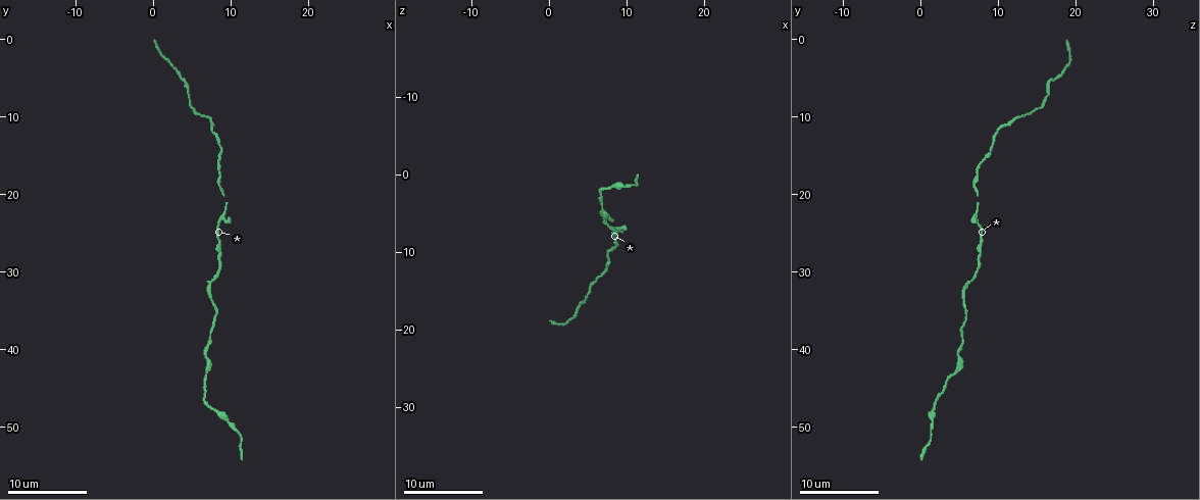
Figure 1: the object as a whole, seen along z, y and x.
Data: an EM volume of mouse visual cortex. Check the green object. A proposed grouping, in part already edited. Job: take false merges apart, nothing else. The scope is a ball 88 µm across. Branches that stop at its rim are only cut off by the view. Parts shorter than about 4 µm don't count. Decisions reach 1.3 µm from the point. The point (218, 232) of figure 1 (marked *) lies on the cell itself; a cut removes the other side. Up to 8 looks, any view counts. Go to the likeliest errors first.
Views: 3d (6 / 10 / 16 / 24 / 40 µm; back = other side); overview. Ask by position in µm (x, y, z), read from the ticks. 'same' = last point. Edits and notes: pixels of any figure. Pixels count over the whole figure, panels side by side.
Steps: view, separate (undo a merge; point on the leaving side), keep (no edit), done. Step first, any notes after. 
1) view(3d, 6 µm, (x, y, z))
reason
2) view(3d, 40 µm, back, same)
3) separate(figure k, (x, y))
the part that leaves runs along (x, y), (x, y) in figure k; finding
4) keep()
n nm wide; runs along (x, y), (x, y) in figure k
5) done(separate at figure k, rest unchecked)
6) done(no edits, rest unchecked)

view(3d, 10 µm, (7.0, 43.0, 4.2))
sudden change in width

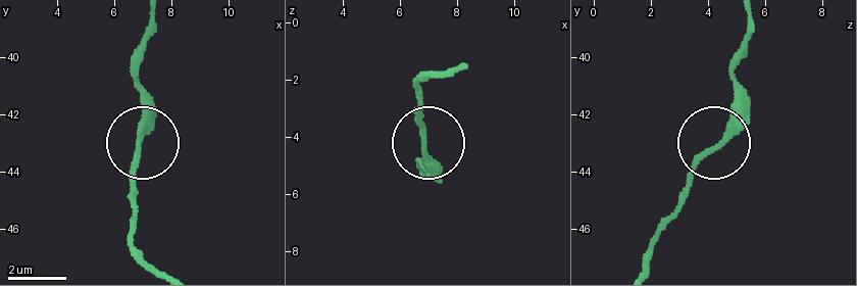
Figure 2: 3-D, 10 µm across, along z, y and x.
keep()
230 nm wide; runs along (154, 18), (140, 62), (133, 221) in figure 2; one cell here

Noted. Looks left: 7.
view(3d, 6 µm, (7.2, 32.8, 5.8))
thick turns thin

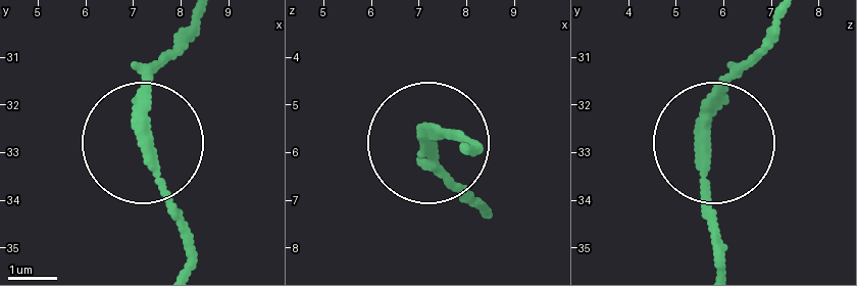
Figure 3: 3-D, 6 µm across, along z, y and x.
keep()
runs along (783, 19), (706, 141), (718, 263) in figure 3; continuous, no second cell

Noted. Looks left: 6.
view(3d, 10 µm, (4.8, 7.2, 16.4))
thick turns thin

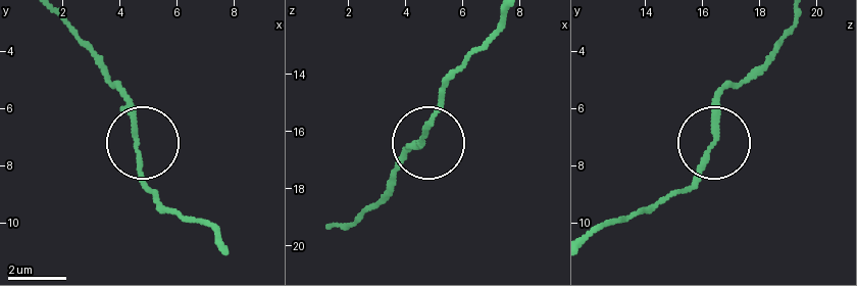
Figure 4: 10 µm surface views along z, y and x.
view(3d, 6 µm, (4.6, 7.1, 16.4))

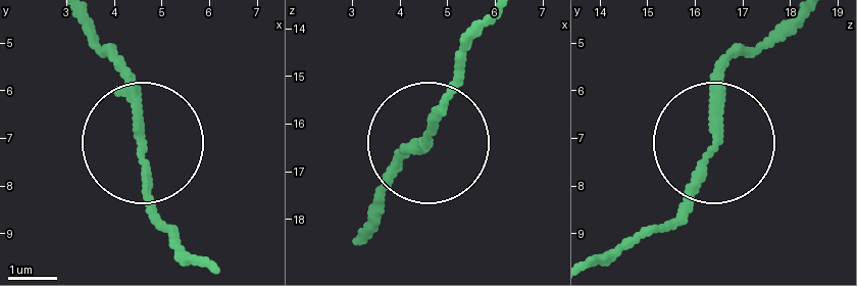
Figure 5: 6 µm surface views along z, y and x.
keep()
runs along (591, 264), (676, 206), (713, 134), (717, 85), (746, 52) in figure 5; one cell here

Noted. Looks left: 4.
view(3d, 10 µm, (10.0, 49.8, 1.6))
calibre changes

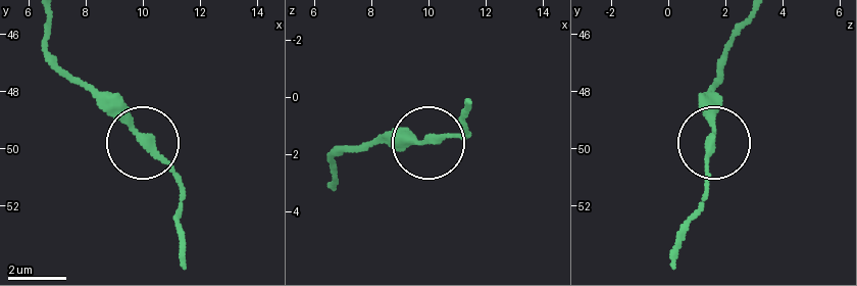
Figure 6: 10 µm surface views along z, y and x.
keep()
runs along (333, 182), (340, 153), (384, 141), (469, 134) in figure 6; one cell here

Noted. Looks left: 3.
done(no edits, rest unchecked)

